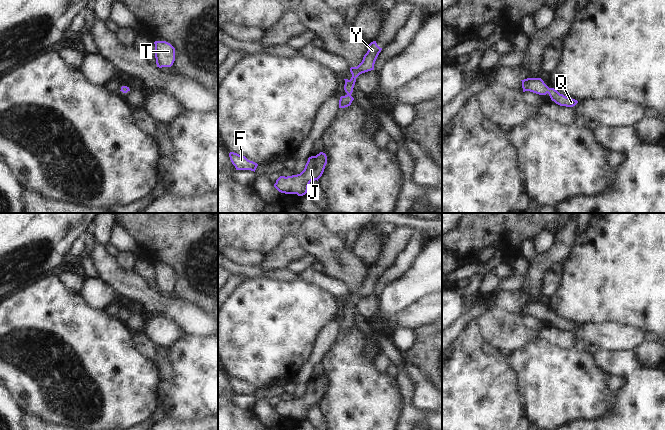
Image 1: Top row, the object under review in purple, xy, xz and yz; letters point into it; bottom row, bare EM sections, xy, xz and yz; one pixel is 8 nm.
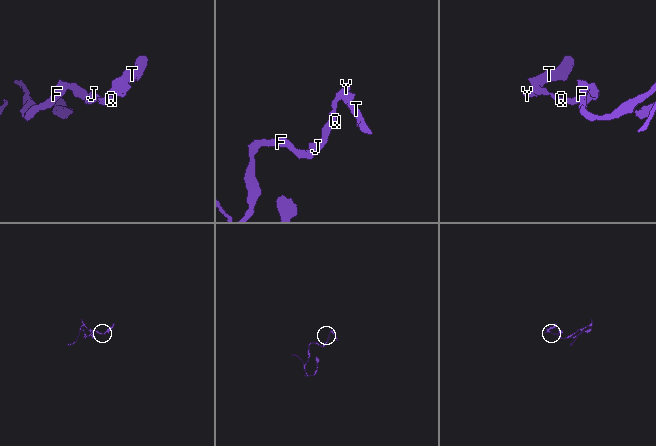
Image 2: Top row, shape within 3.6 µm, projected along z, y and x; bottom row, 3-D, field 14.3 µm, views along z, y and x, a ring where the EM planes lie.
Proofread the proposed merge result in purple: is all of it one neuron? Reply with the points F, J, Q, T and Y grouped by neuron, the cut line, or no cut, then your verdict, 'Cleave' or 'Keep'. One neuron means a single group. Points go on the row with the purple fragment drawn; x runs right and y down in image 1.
Groups: F J Q T Y. No split. Keep.

